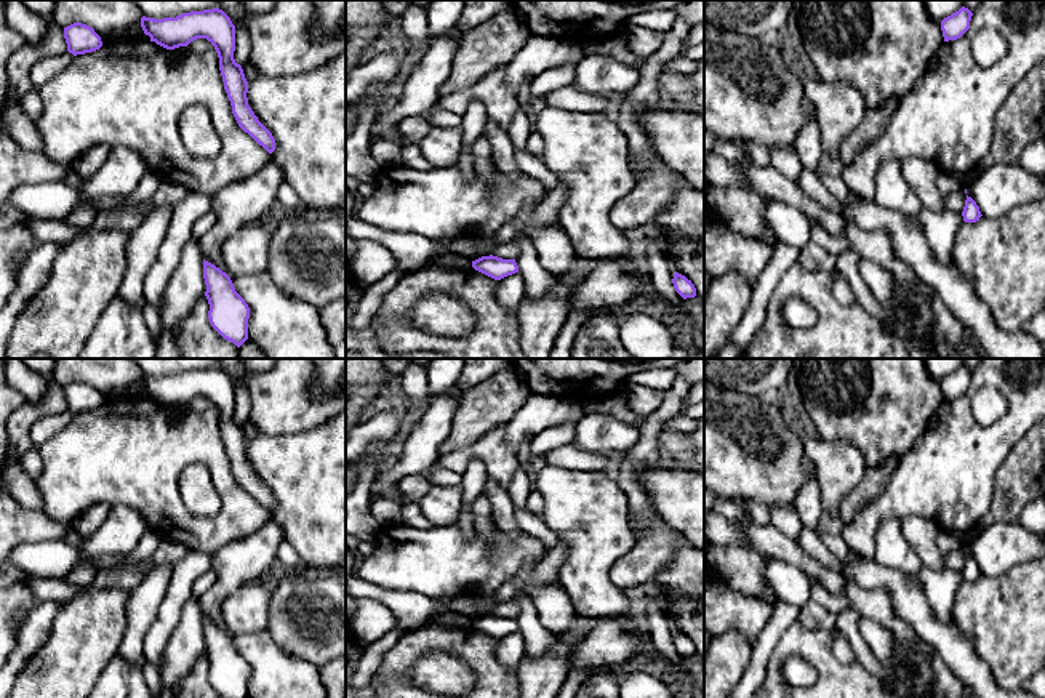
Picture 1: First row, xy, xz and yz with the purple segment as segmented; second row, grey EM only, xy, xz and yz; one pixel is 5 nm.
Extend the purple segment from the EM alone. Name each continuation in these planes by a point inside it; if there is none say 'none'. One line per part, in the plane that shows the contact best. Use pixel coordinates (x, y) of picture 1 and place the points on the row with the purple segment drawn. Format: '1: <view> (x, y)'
none

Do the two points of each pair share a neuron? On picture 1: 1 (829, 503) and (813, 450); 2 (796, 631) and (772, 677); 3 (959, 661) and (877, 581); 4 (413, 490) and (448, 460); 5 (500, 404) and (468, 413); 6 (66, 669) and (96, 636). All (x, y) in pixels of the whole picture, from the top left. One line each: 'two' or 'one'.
1: one
2: one
3: one
4: two
5: one
6: one

